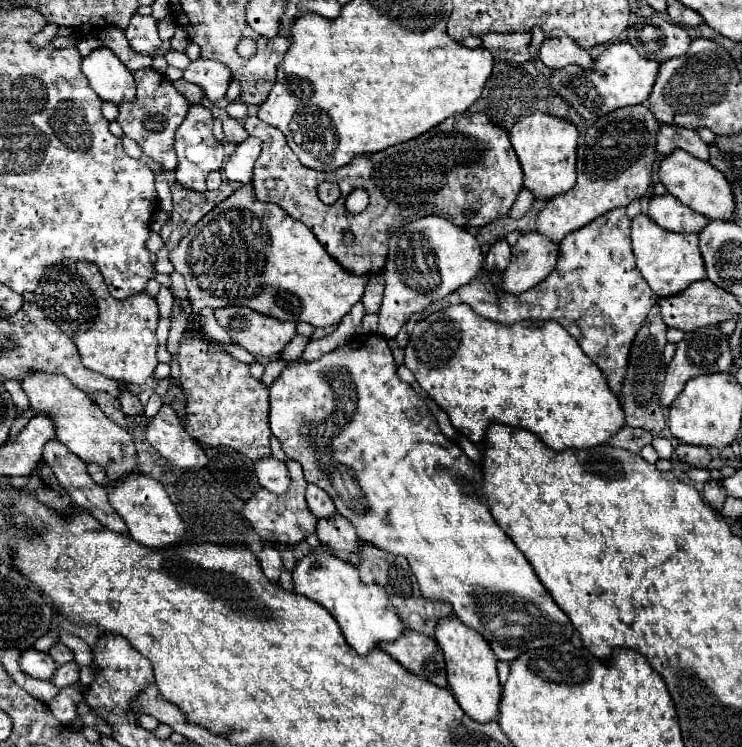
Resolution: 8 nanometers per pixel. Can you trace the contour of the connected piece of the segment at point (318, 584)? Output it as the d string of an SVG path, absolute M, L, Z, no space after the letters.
M314 551L298 561L296 569L292 571L294 591L298 595L306 595L308 599L320 603L340 625L348 645L358 655L368 655L374 647L384 641L396 641L400 633L406 629L404 621L398 619L390 599L382 585L366 585L360 581L360 573L354 565L322 551Z

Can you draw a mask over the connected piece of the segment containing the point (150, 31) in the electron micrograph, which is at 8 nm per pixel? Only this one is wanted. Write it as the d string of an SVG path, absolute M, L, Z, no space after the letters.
M134 15L130 19L130 25L126 27L126 39L136 53L144 55L154 55L162 47L162 39L158 37L154 17Z

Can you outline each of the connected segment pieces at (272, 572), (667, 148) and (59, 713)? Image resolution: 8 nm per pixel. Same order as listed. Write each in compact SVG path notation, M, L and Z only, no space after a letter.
M264 545L260 555L258 555L258 561L262 565L262 571L264 575L270 579L270 581L278 581L280 573L282 573L282 557L280 557L280 551L272 545Z
M660 125L656 149L662 155L668 155L674 149L684 149L698 159L708 159L708 145L692 129L682 129L676 125Z
M82 683L68 685L60 689L58 695L48 703L48 709L54 713L54 717L58 717L58 721L62 721L64 725L70 725L78 717L76 709L78 709L78 703L84 701L84 691L86 687Z

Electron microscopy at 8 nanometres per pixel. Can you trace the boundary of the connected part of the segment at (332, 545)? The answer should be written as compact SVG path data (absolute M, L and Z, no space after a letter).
M336 513L330 519L320 519L316 535L320 543L332 551L348 551L354 553L360 545L360 539L356 535L356 529L346 521L340 513Z

